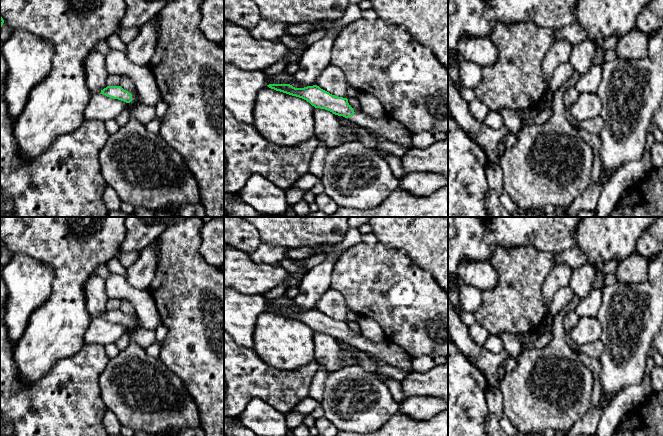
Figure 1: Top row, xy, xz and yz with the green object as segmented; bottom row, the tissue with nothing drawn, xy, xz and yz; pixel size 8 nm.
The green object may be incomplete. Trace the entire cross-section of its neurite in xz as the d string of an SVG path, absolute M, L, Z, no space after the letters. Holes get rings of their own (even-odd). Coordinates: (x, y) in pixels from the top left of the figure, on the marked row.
M269 84L267 86L276 91L302 98L315 108L325 109L335 115L349 118L361 127L376 131L386 140L398 146L406 149L412 147L412 133L398 121L388 116L372 118L360 110L355 112L347 98L332 95L317 85L304 88L295 88L290 84Z

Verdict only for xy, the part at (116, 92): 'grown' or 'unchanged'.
unchanged

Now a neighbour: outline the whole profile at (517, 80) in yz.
M532 22L495 23L489 39L497 49L497 61L494 65L482 68L482 79L474 89L475 98L483 102L489 111L537 108L548 90L542 63L555 41L555 32L554 29L540 28Z

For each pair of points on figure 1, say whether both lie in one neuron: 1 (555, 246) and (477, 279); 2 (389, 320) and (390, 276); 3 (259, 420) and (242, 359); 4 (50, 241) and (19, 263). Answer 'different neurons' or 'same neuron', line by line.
1: different neurons
2: same neuron
3: different neurons
4: different neurons

